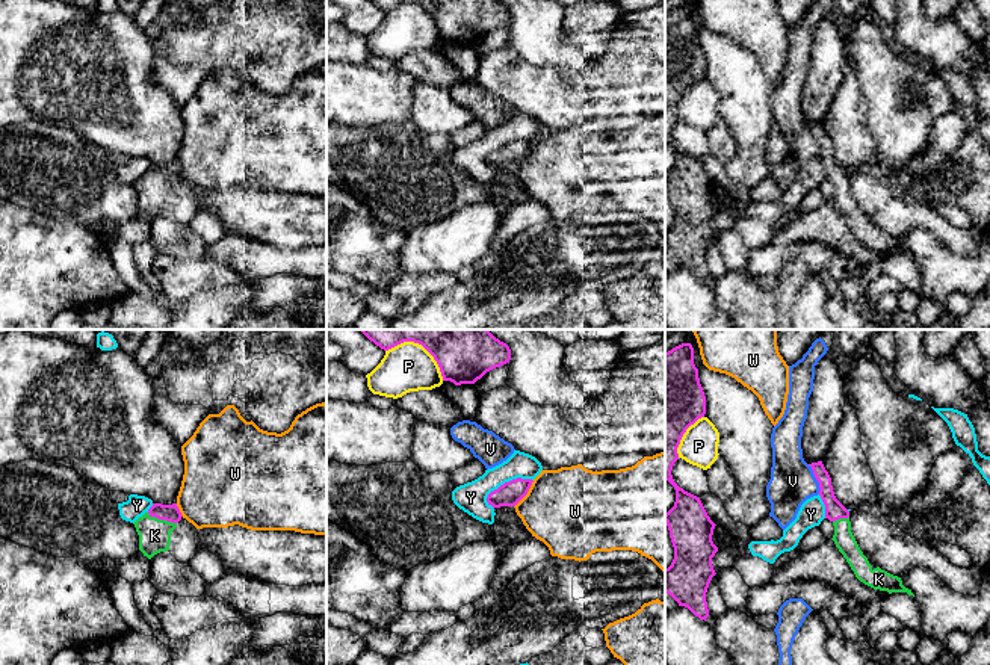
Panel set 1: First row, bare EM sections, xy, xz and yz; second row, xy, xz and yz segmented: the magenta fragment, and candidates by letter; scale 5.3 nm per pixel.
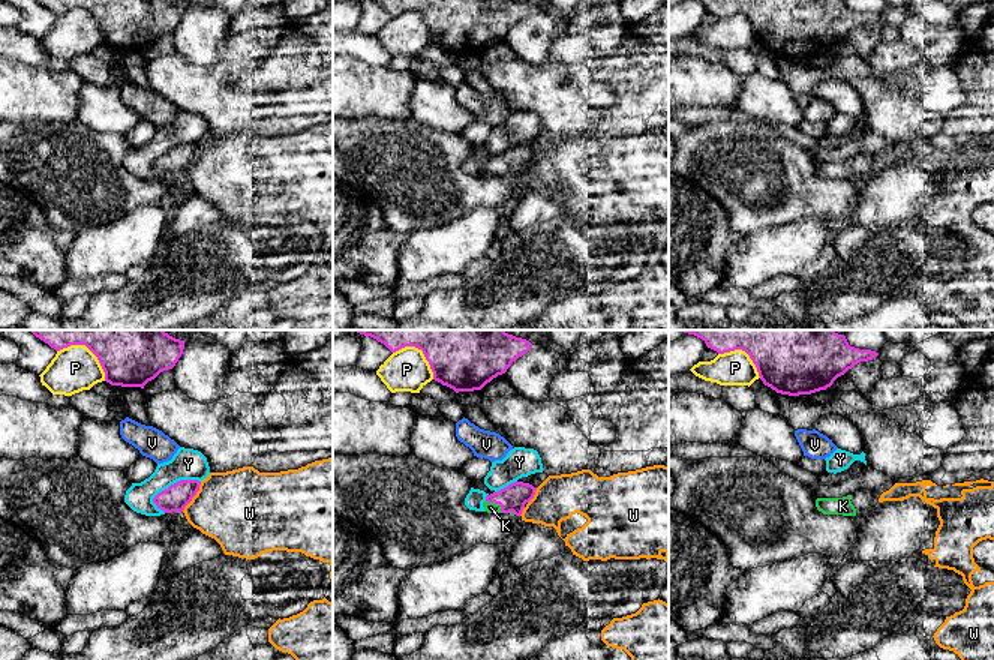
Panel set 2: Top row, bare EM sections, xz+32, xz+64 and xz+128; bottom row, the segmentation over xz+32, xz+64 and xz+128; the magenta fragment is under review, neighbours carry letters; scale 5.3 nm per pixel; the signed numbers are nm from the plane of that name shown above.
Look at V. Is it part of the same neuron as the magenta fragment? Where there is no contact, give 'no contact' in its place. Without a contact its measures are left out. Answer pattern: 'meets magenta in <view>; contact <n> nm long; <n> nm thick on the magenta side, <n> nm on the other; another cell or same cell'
meets magenta in yz; contact 170 nm long; 100 nm thick on the magenta side, 240 nm on the other; another cell

